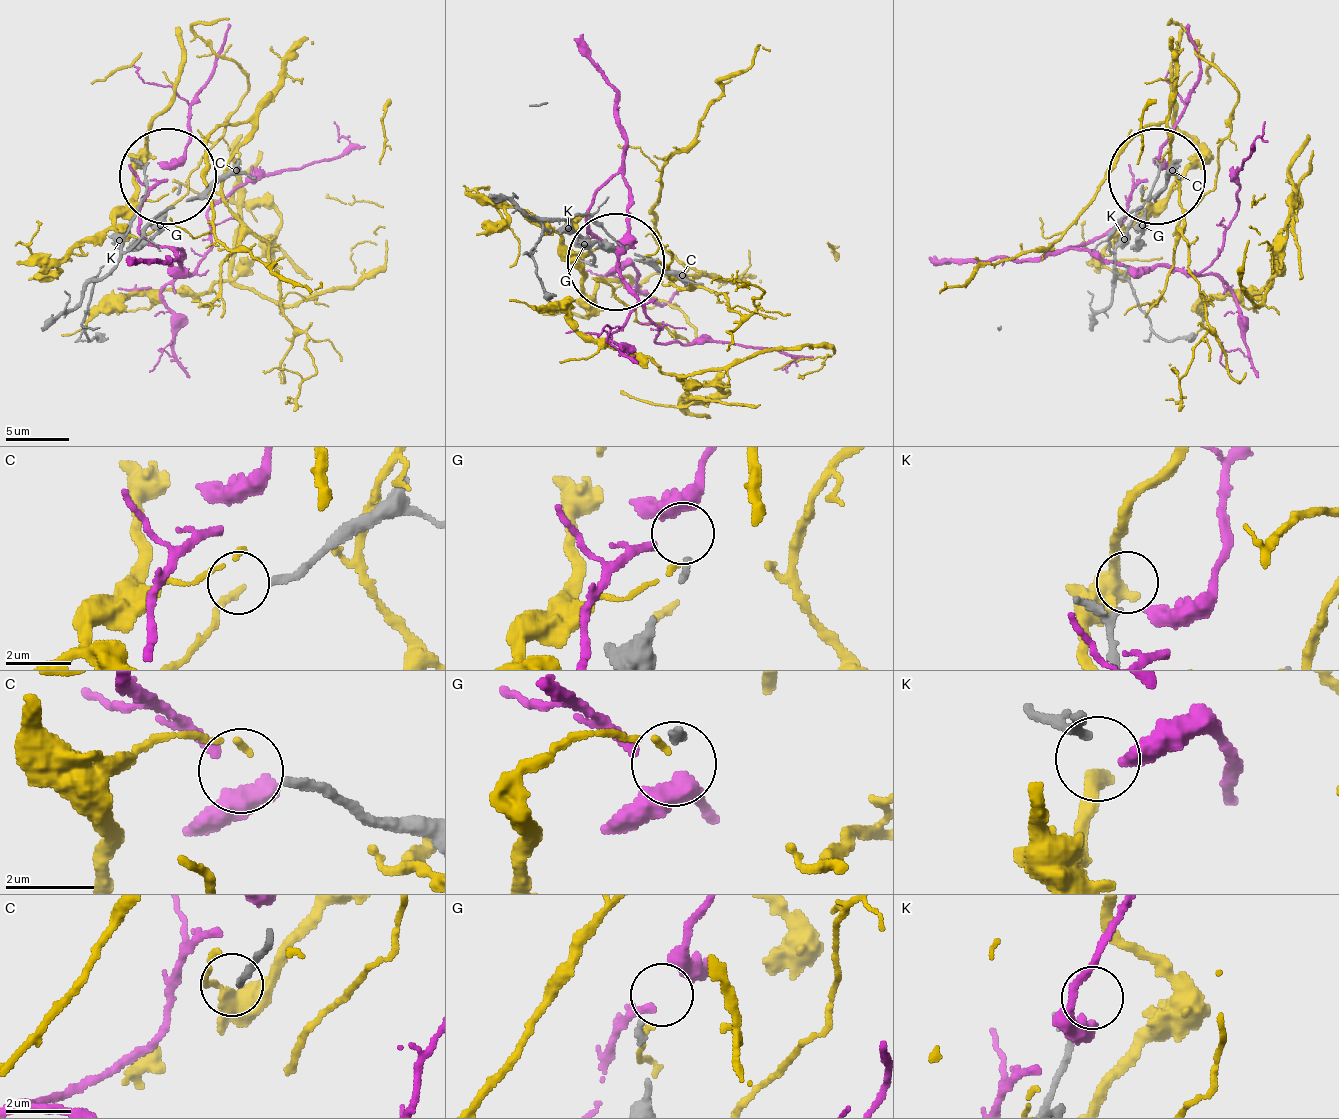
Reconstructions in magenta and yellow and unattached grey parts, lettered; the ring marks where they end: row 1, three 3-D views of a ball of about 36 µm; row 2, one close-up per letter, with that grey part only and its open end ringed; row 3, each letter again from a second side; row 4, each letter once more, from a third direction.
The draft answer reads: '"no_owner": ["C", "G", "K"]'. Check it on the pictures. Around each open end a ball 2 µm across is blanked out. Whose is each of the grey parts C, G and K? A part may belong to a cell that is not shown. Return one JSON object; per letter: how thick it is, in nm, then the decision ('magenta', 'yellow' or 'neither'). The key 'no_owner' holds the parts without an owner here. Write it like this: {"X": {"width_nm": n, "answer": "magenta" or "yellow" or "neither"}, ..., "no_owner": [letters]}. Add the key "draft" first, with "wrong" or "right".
{"draft": "wrong", "C": {"width_nm": 200, "answer": "neither"}, "G": {"width_nm": 200, "answer": "magenta"}, "K": {"width_nm": 160, "answer": "neither"}, "no_owner": ["C", "K"]}

